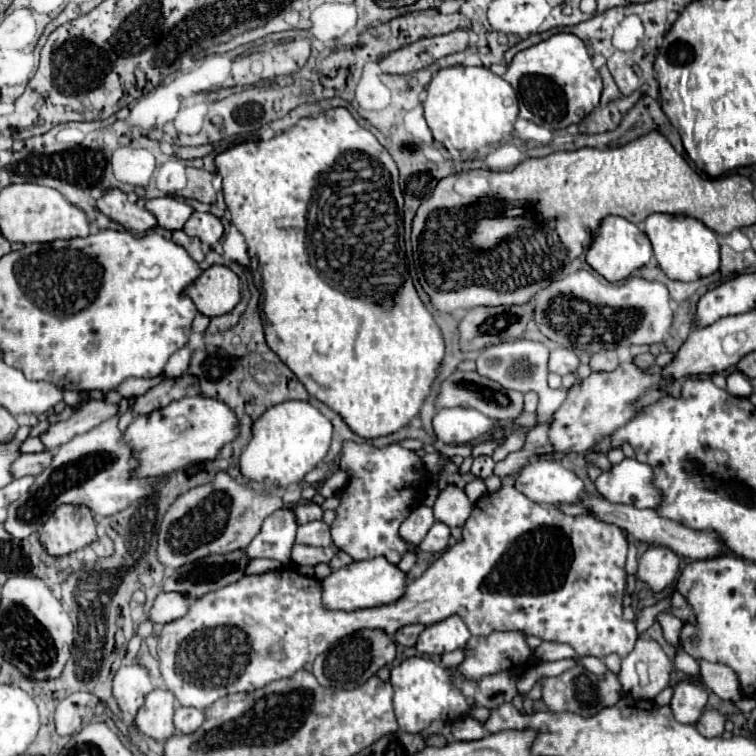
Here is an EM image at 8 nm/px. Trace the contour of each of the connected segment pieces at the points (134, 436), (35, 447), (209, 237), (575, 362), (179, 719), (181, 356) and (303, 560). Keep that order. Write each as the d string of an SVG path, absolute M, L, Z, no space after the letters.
M183 397L163 409L137 415L125 429L123 441L127 441L127 445L135 449L135 457L139 457L139 477L157 477L159 473L171 473L189 463L215 459L217 451L233 441L235 435L237 419L225 403L203 397Z
M35 435L27 437L27 441L23 441L23 445L19 447L19 451L23 451L23 453L37 453L37 451L41 451L41 449L45 449L45 447L43 447L43 443L39 441L39 437L35 437Z
M193 213L183 231L191 237L199 237L203 243L215 247L223 235L223 223L211 213Z
M559 347L559 349L551 351L551 357L549 357L549 371L551 373L557 373L563 377L571 371L577 371L577 367L579 367L579 359L573 353L573 349Z
M179 707L175 711L175 717L173 717L177 733L183 733L183 735L193 733L195 729L199 729L199 725L203 723L203 719L205 719L203 711L193 709L193 707Z
M184 347L174 353L167 361L165 369L163 369L163 379L167 377L181 377L189 367L192 351L188 347Z
M295 545L295 549L291 549L291 561L295 561L295 565L283 565L287 569L295 569L295 567L303 567L303 565L317 565L317 563L329 563L329 559L335 555L337 547L309 547L309 545Z

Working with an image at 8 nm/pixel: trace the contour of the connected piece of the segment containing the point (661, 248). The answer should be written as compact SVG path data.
M655 213L645 219L643 231L647 233L653 245L653 255L667 277L677 281L695 281L719 269L717 235L709 227L705 227L701 221L693 217L675 217L675 215Z

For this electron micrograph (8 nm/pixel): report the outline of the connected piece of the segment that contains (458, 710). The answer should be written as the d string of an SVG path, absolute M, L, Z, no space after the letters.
M409 657L401 665L391 669L389 681L395 691L393 707L395 707L399 729L403 729L407 733L419 733L437 719L441 719L441 721L449 719L447 723L453 723L455 719L463 717L469 711L469 705L467 705L465 697L461 695L461 691L451 687L449 675L453 671L455 671L455 667L447 669L447 667L437 665L423 657Z

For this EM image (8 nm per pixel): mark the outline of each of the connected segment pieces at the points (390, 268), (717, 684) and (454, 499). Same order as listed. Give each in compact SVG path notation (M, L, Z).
M345 107L321 111L315 117L299 119L289 131L275 135L269 141L245 141L215 157L217 173L222 179L222 193L231 213L231 223L245 237L249 253L259 261L263 281L263 331L269 349L297 375L311 397L329 405L339 413L351 431L365 439L391 435L407 427L419 417L425 399L431 393L431 385L439 375L445 355L445 341L433 319L419 299L415 285L405 269L405 227L403 227L403 193L397 183L397 165L375 135L363 129Z
M697 659L697 665L701 671L703 685L707 685L717 697L731 703L737 703L743 699L743 691L739 689L739 677L735 677L735 671L731 667L709 663L703 659Z
M453 485L441 491L433 505L435 519L449 527L463 527L467 523L467 517L471 515L471 509L473 509L473 503L467 499L465 491Z

